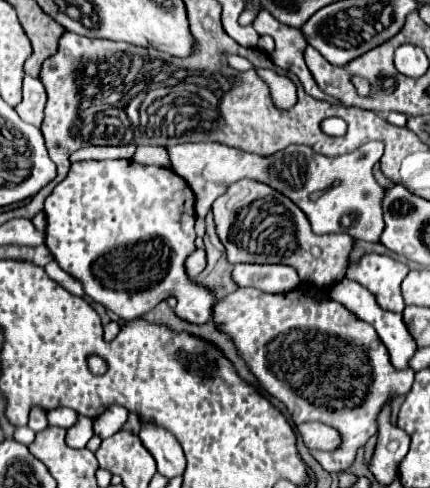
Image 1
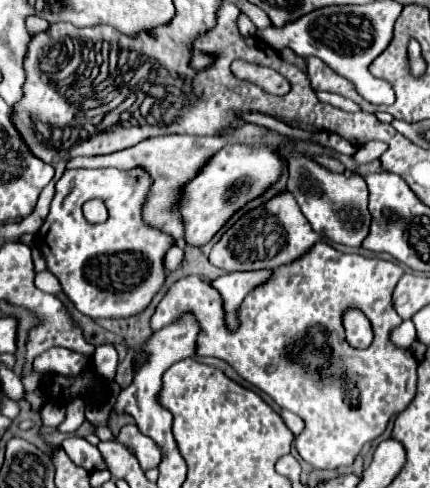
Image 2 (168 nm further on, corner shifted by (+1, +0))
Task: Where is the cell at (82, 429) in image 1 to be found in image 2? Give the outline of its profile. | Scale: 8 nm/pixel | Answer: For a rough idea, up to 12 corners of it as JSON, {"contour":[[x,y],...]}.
{"contour":[[78,435],[62,447],[76,465],[88,471],[106,469],[98,447]]}

